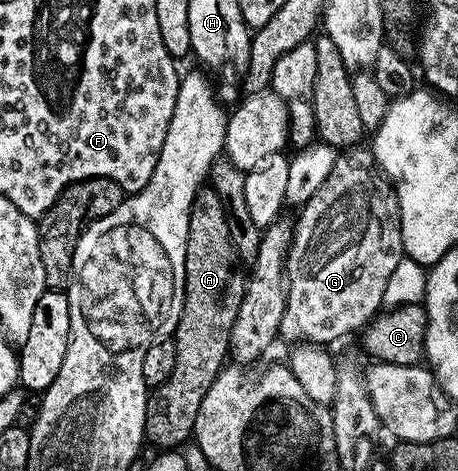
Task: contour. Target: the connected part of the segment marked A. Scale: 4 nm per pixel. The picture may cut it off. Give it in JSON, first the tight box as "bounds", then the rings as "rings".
{"bounds":[145,187,245,451],"rings":[[[210,187],[200,189],[193,199],[193,207],[189,215],[189,239],[185,247],[185,295],[181,307],[181,319],[177,323],[173,340],[175,342],[175,362],[173,371],[169,371],[169,379],[165,383],[154,386],[147,398],[145,411],[146,440],[151,441],[163,451],[175,451],[186,446],[192,440],[197,423],[197,411],[201,411],[201,399],[205,399],[205,391],[213,387],[213,379],[228,364],[231,351],[231,332],[237,319],[237,307],[241,307],[241,299],[245,288],[245,265],[239,260],[233,247],[233,239],[229,235],[229,226],[225,224],[225,207],[221,207],[221,199]]]}

